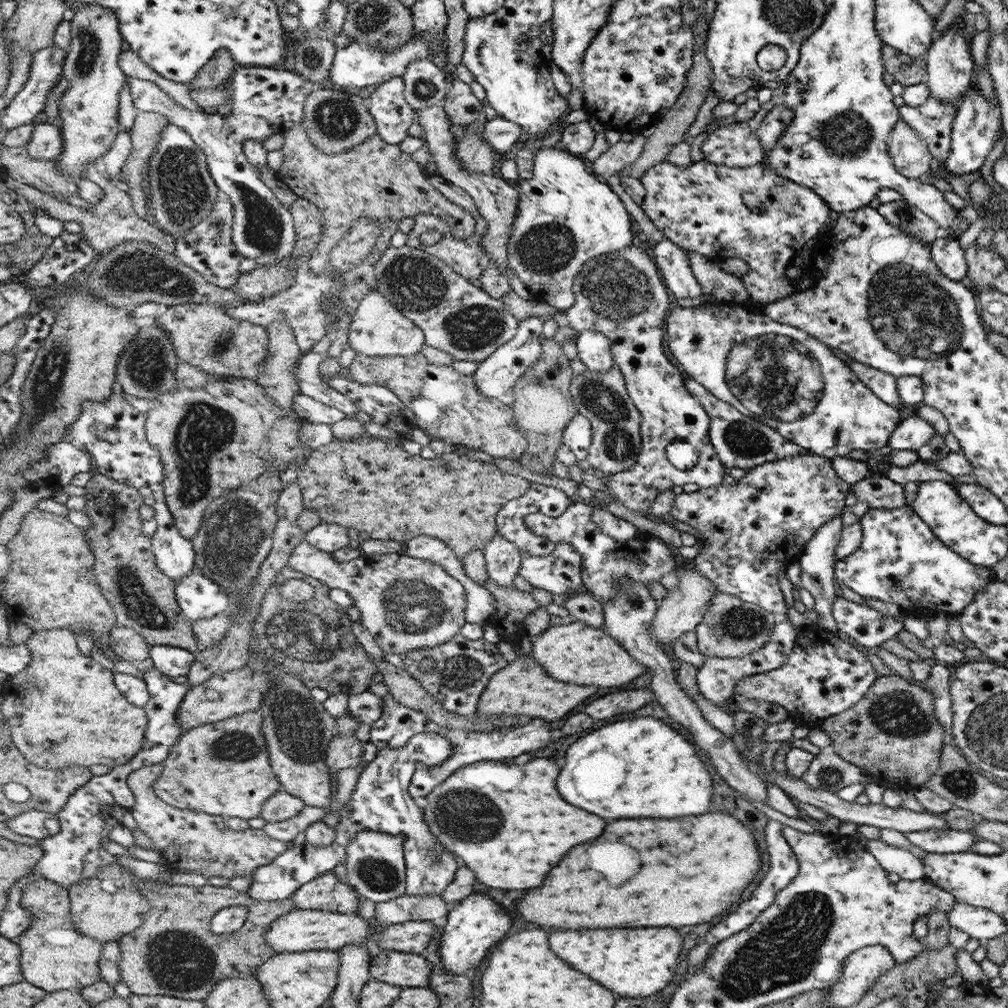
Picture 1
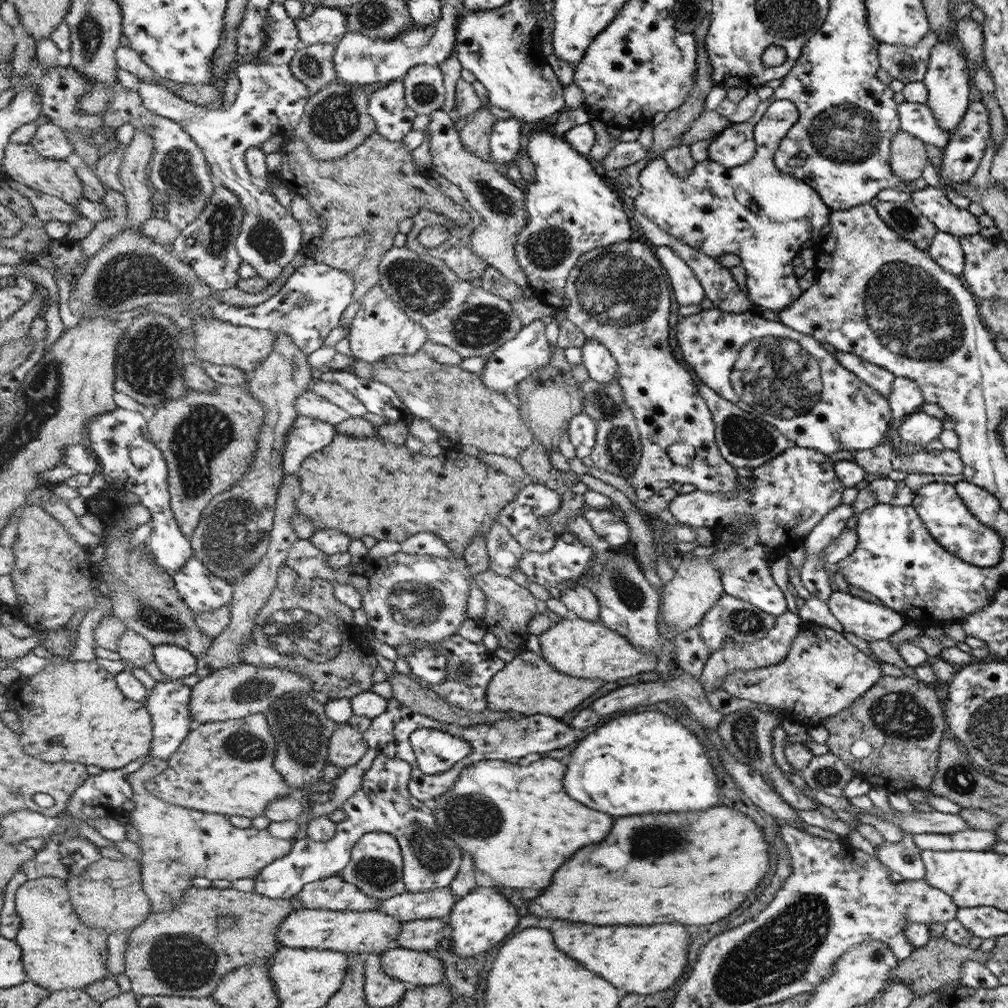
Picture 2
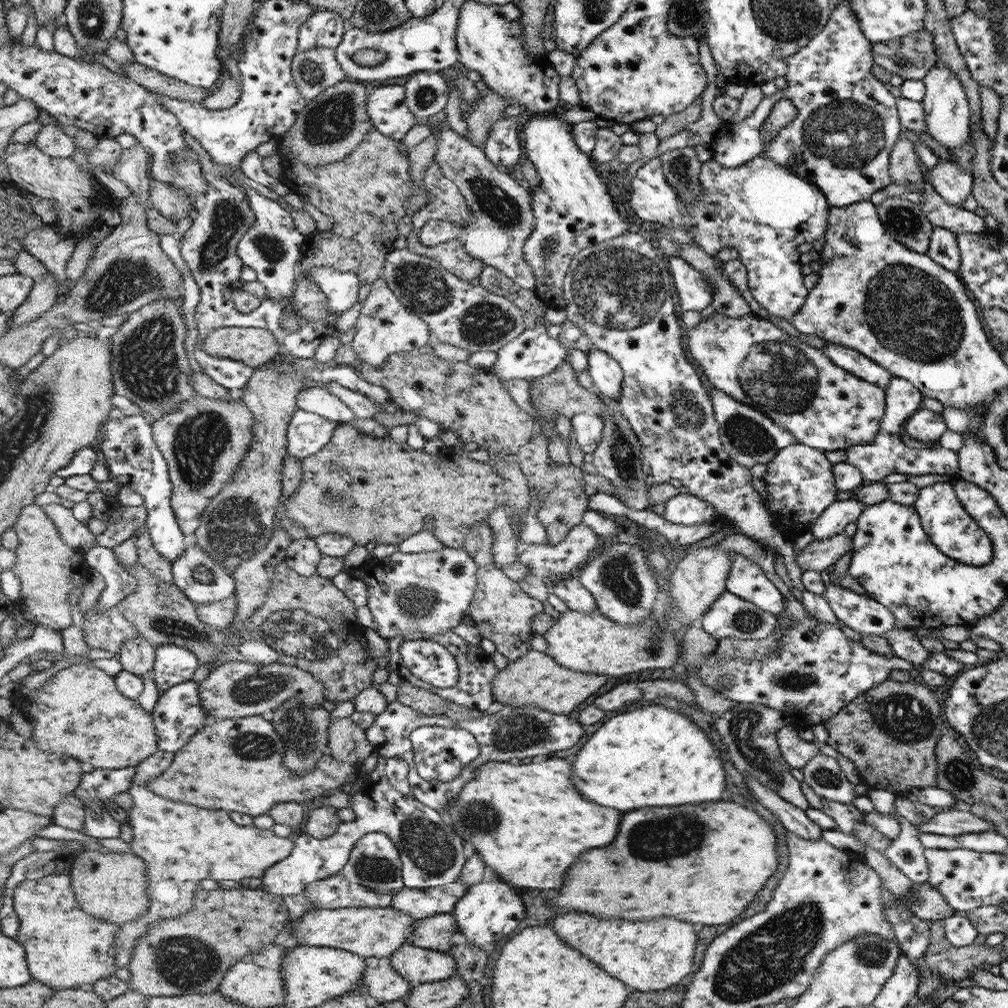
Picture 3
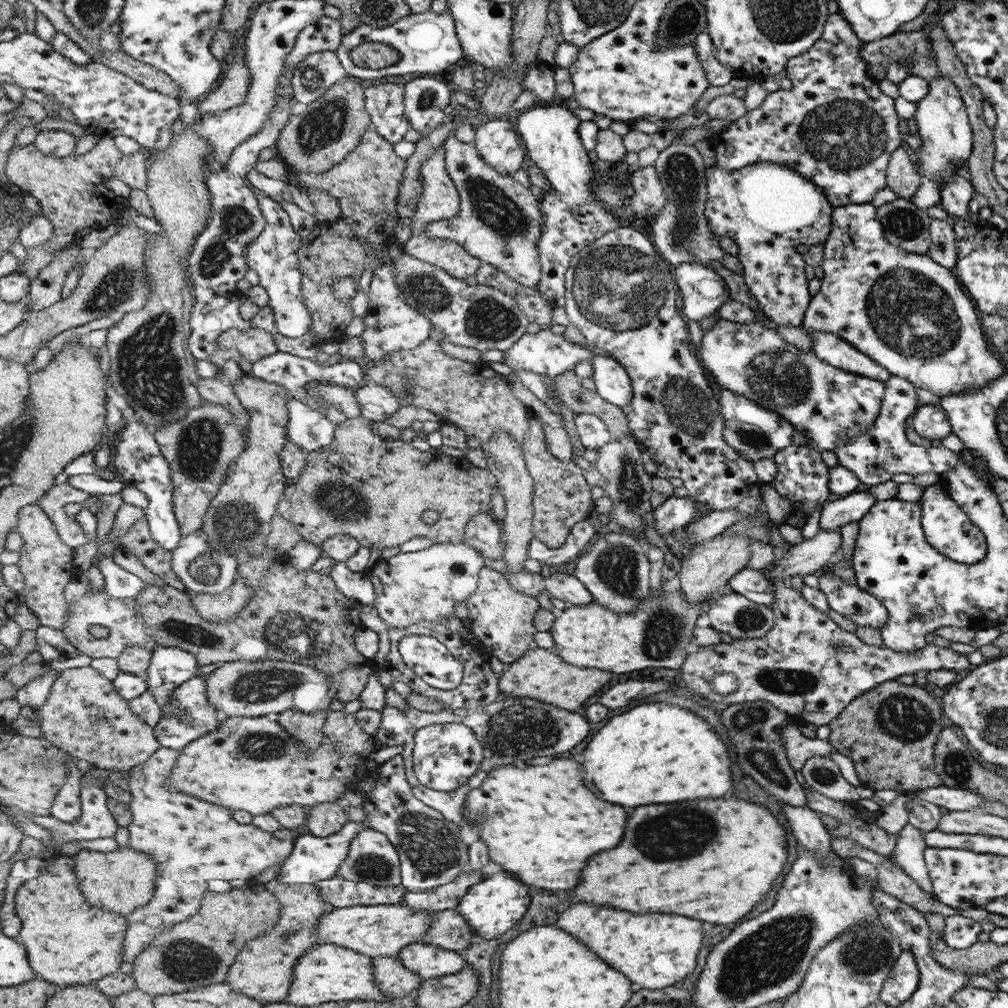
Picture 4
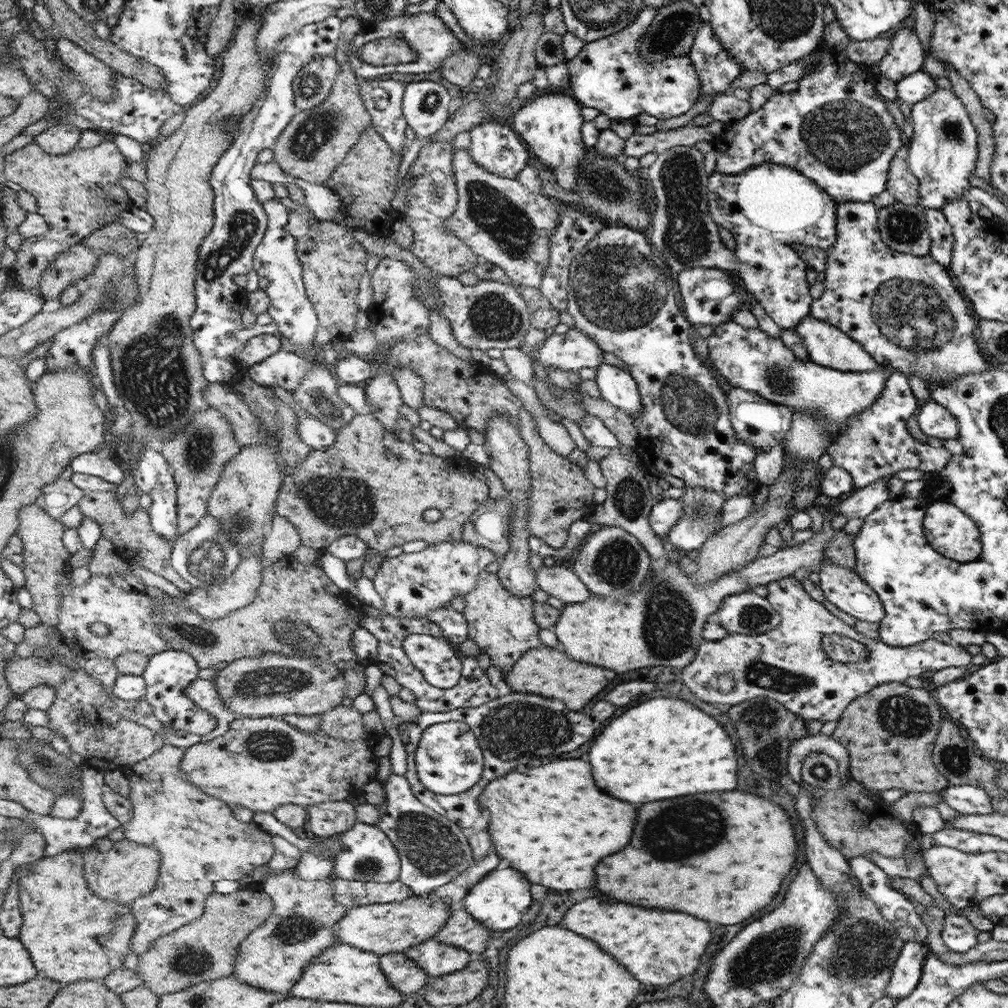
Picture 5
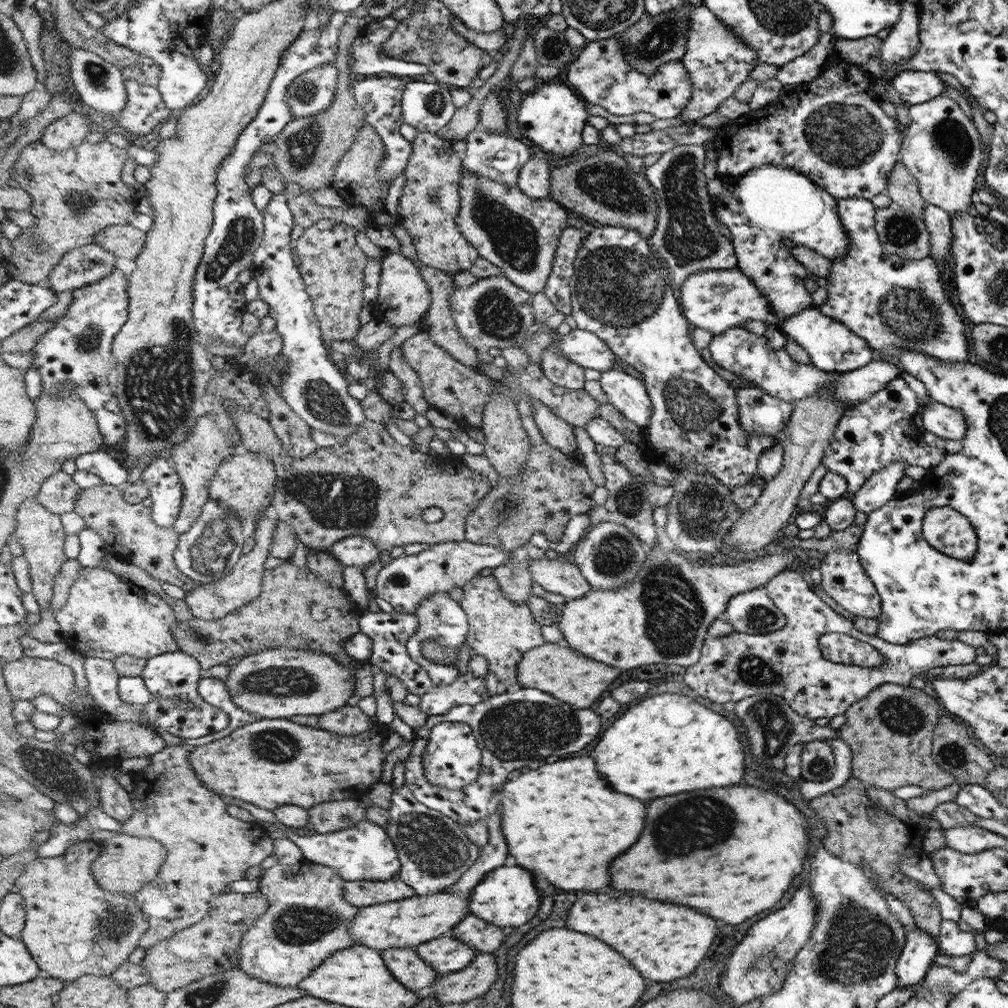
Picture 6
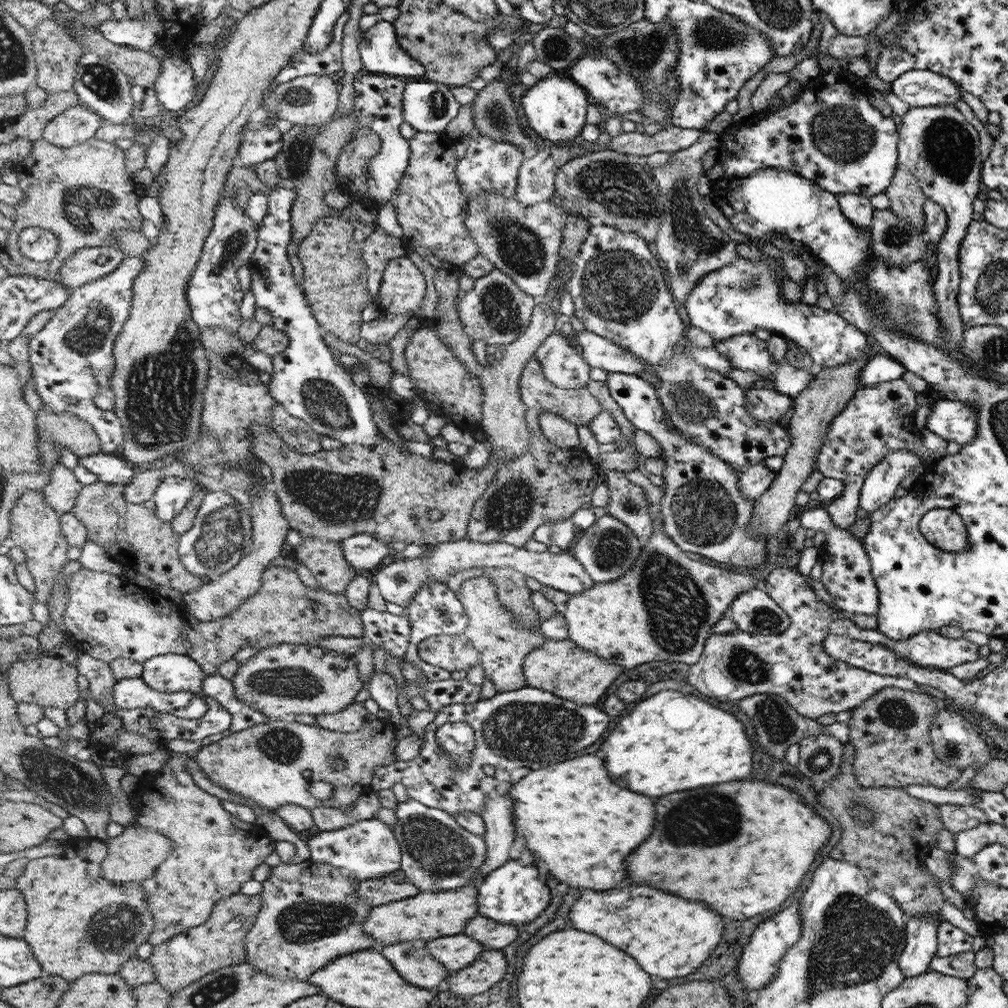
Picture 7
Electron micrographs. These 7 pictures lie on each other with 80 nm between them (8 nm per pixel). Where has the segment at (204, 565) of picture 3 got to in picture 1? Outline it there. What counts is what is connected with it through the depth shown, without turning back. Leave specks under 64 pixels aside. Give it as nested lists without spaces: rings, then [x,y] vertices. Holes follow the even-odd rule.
[[[198,566],[192,570],[190,577],[186,577],[176,584],[177,602],[180,603],[181,614],[189,622],[196,622],[203,618],[212,618],[226,612],[230,607],[230,596],[220,588],[220,584],[212,583],[200,572]]]

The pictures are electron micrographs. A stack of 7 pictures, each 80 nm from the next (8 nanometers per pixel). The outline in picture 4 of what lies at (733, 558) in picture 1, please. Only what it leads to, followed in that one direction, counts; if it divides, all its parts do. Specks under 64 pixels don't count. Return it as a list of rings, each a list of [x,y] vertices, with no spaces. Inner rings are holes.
[[[793,444],[781,449],[773,456],[773,459],[777,466],[777,473],[770,485],[781,497],[790,499],[793,506],[792,515],[802,513],[807,518],[813,511],[822,509],[823,505],[829,502],[829,474],[831,468],[822,461],[821,451],[812,447]],[[671,496],[658,508],[652,510],[654,528],[660,536],[671,537],[674,530],[680,530],[692,523],[698,515],[697,502],[689,497]],[[747,566],[742,569],[732,580],[729,581],[729,588],[736,594],[745,595],[752,602],[773,606],[777,600],[774,583],[770,582],[760,571],[753,570]]]

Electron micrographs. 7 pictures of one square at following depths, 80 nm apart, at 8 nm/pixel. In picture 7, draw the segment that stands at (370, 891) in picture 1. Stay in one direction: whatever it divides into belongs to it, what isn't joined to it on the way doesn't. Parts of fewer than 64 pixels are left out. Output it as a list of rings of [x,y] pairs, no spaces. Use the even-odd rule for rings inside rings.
[[[376,818],[359,820],[338,830],[321,831],[316,836],[310,837],[305,843],[308,846],[308,850],[310,850],[310,856],[314,862],[325,862],[339,869],[346,869],[347,874],[357,879],[358,882],[389,876],[389,874],[401,868],[401,845],[393,833],[392,825]]]

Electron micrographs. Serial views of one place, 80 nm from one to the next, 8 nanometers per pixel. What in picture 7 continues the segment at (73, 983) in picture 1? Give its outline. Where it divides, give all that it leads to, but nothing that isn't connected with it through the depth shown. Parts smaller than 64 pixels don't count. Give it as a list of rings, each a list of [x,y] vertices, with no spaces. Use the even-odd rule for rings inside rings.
[[[88,836],[79,838],[75,845],[71,845],[62,854],[55,854],[46,858],[33,859],[27,866],[26,872],[18,879],[17,892],[24,894],[29,903],[29,925],[26,931],[25,939],[33,946],[35,954],[38,954],[38,960],[42,962],[48,974],[57,975],[66,980],[78,980],[86,975],[93,973],[117,974],[121,968],[136,955],[136,948],[146,942],[150,933],[155,929],[153,927],[153,914],[148,910],[145,894],[140,883],[118,884],[106,878],[103,874],[103,862],[108,858],[109,844],[103,840]]]

